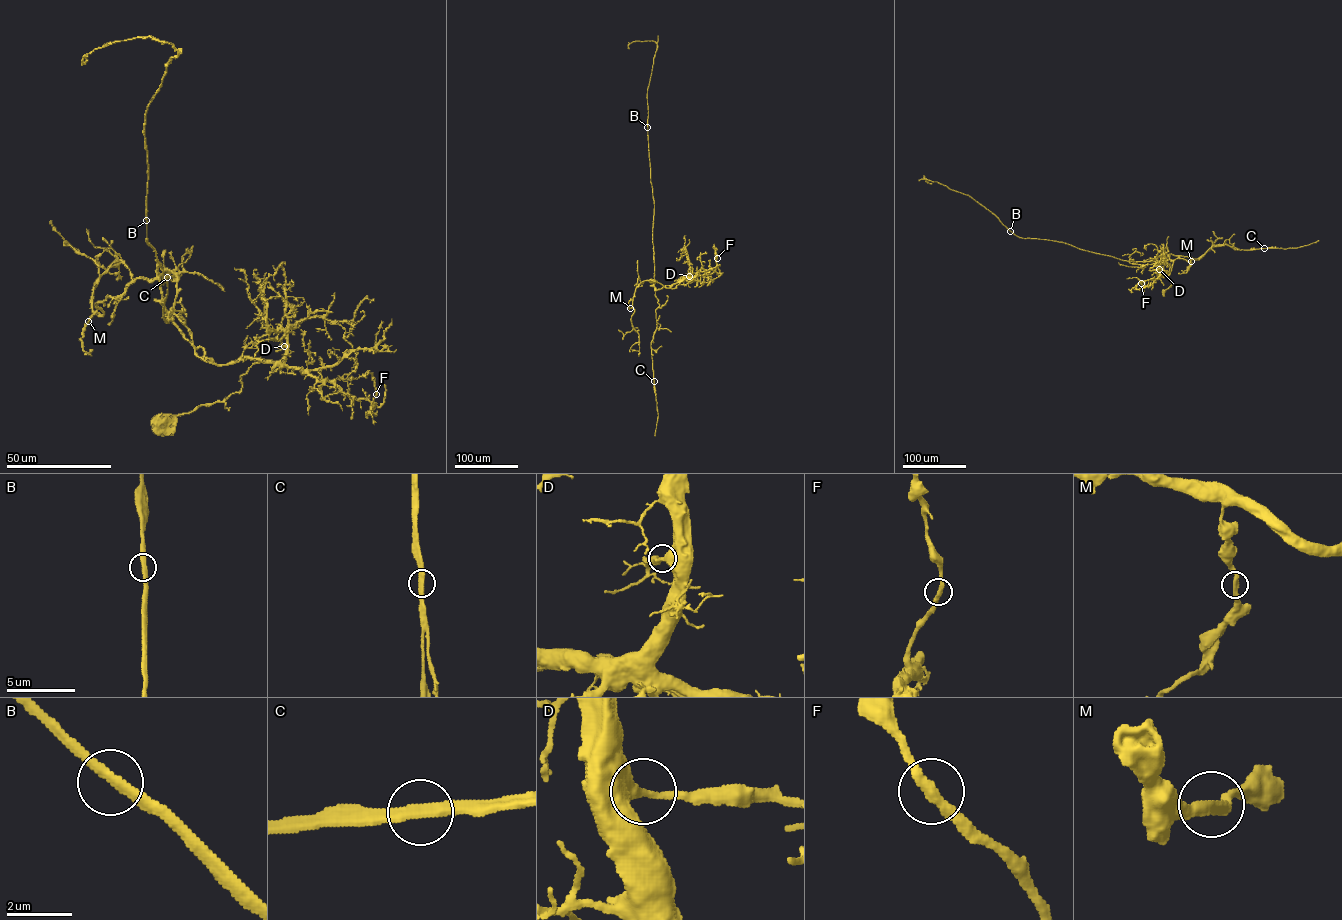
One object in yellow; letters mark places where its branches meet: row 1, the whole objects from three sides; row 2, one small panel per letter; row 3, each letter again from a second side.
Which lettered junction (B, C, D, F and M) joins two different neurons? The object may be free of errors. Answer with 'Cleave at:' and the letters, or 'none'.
Cleave at: C

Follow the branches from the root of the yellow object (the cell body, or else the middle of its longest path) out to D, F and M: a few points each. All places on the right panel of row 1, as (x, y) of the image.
D: (1163, 291), (1171, 283), (1159, 269)
F: (1163, 291), (1171, 284), (1165, 274), (1161, 274), (1150, 286), (1143, 287), (1141, 283)
M: (1163, 291), (1171, 286), (1163, 273), (1168, 274), (1173, 261), (1162, 249), (1191, 261)

